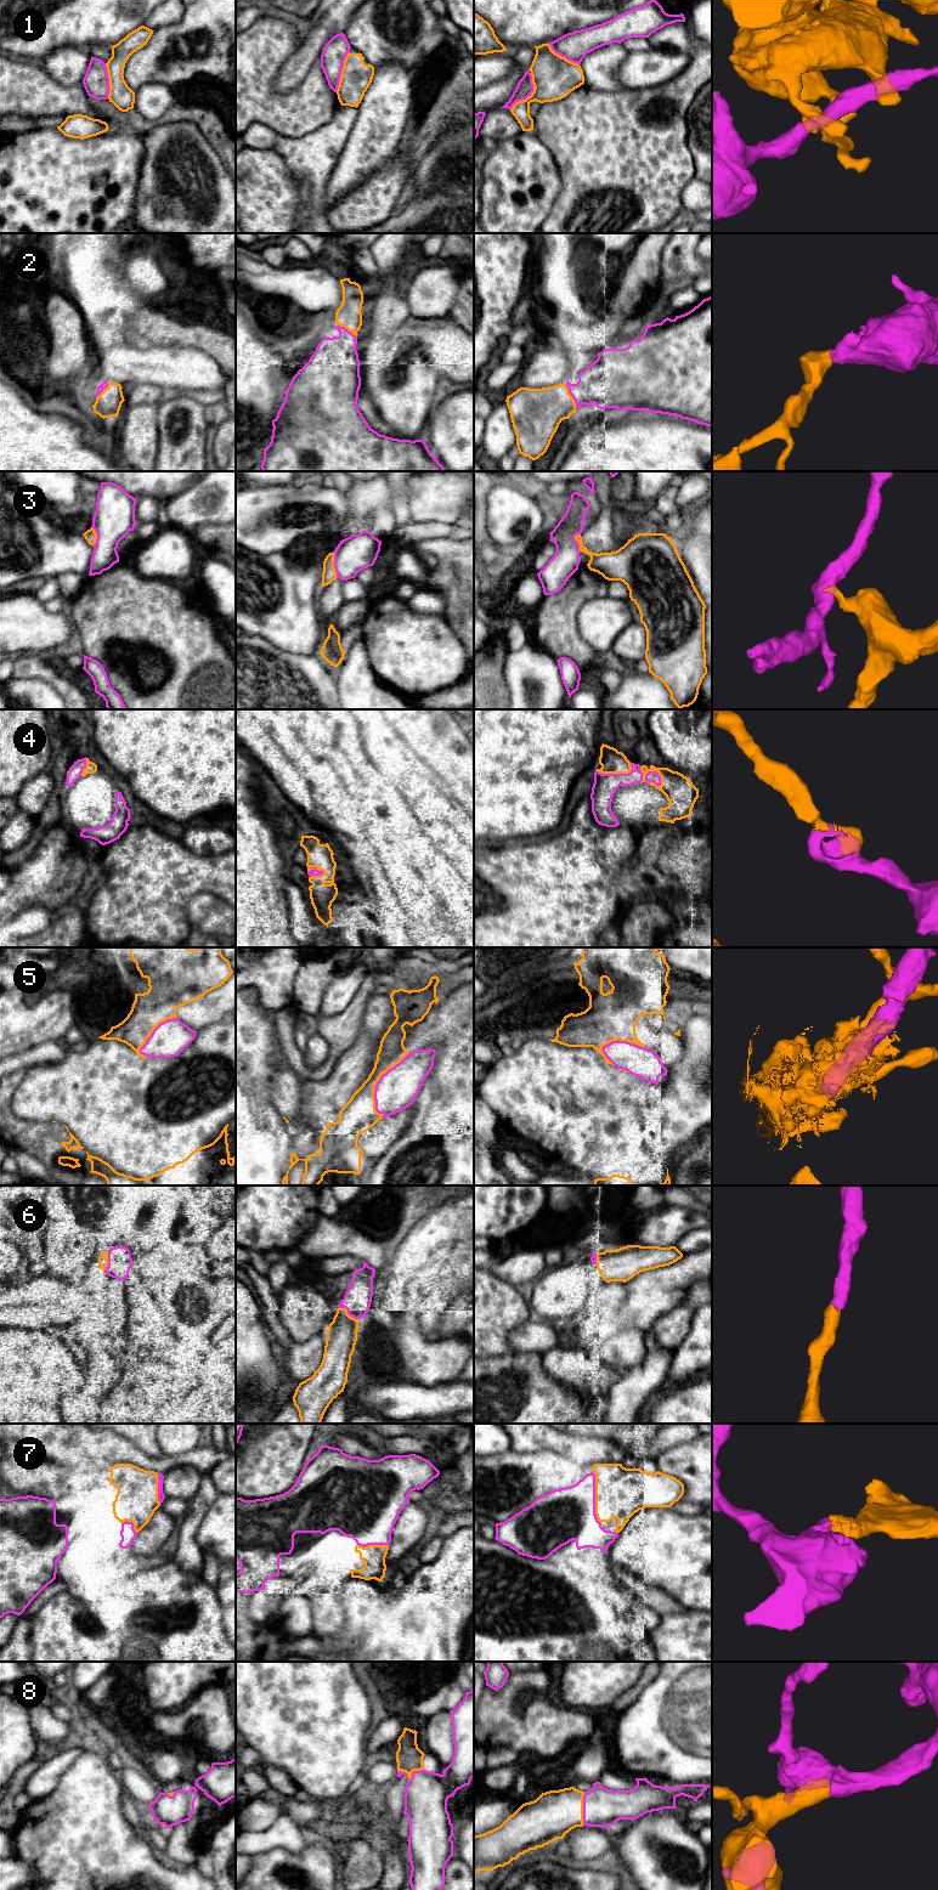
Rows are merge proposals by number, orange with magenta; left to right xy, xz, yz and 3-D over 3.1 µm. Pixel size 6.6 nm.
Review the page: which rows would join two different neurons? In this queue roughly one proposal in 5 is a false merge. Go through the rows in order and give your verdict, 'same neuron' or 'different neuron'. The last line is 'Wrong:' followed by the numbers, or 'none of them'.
1: different neuron
2: same neuron
3: different neuron
4: same neuron
5: different neuron
6: same neuron
7: same neuron
8: same neuron
Wrong: 1, 3, 5

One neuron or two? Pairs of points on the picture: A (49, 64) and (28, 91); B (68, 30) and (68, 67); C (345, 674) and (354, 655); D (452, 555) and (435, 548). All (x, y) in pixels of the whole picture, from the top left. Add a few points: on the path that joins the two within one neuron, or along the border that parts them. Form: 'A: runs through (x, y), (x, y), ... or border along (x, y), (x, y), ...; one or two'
A: border along (38, 62), (54, 79), (68, 85); two
B: border along (86, 47), (61, 46), (43, 58); two
C: runs through (350, 669), (354, 666), (354, 660); one
D: runs through (448, 552), (439, 548); one

